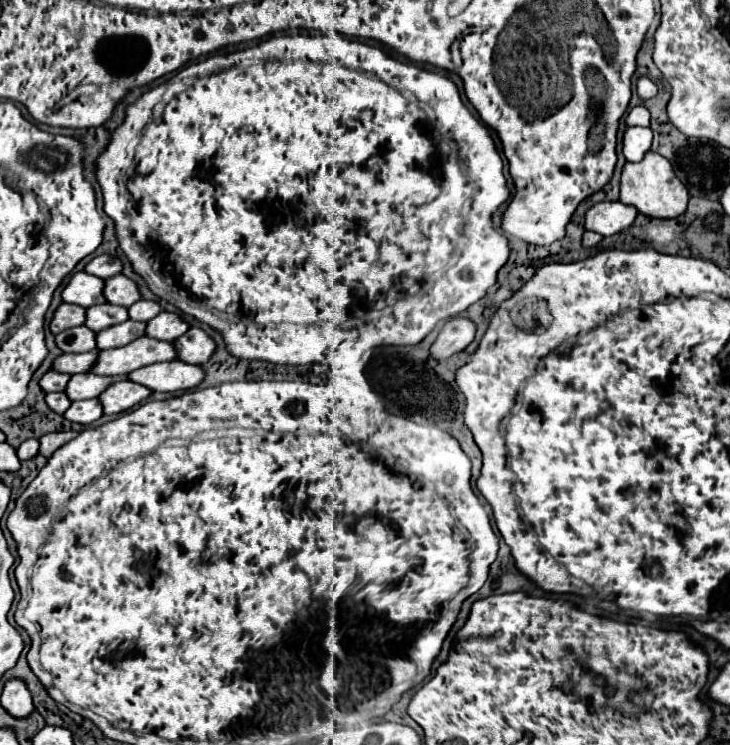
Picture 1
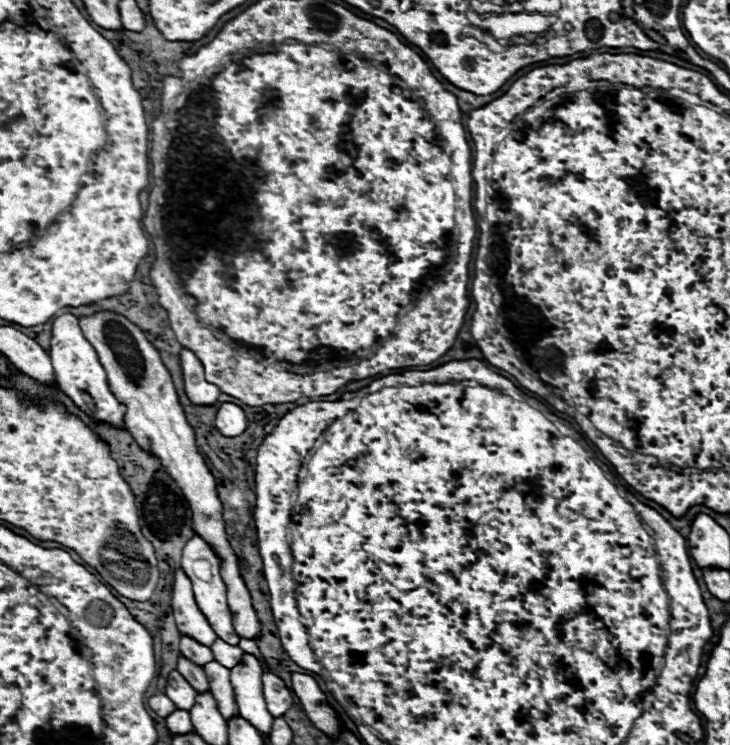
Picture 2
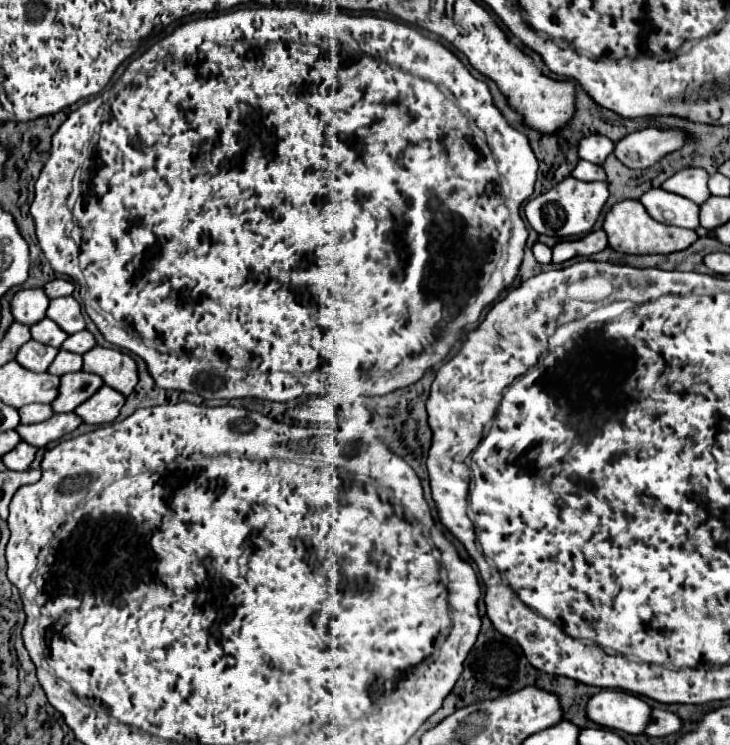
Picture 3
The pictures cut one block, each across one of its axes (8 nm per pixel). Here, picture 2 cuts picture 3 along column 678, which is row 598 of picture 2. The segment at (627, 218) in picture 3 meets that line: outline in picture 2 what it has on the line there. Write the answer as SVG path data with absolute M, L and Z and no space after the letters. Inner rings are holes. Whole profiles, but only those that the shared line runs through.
M98 310L92 312L90 316L82 316L80 326L86 340L94 346L100 364L104 364L112 394L116 396L116 400L120 400L120 404L126 406L124 424L128 432L146 452L152 452L162 460L164 468L178 482L186 500L190 502L194 532L202 536L216 554L222 556L222 576L228 586L228 606L234 616L236 634L244 638L256 638L260 634L260 622L252 606L250 592L240 576L238 558L224 534L222 504L216 492L216 480L206 468L204 458L198 454L194 430L186 422L170 372L162 364L158 350L150 344L146 334L136 324L132 324L126 316L116 314L112 310Z

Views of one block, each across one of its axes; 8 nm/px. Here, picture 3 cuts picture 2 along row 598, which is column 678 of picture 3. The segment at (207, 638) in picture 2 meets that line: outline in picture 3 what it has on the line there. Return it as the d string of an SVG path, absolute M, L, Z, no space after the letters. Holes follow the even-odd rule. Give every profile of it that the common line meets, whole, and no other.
M684 168L670 176L662 186L672 194L692 200L694 204L704 204L710 198L708 174L702 168Z

